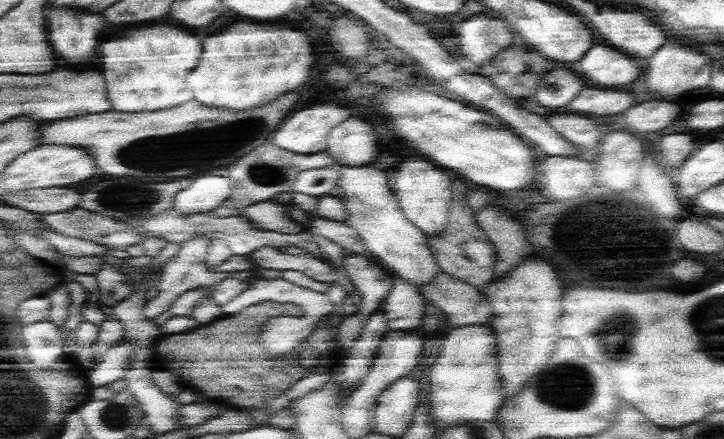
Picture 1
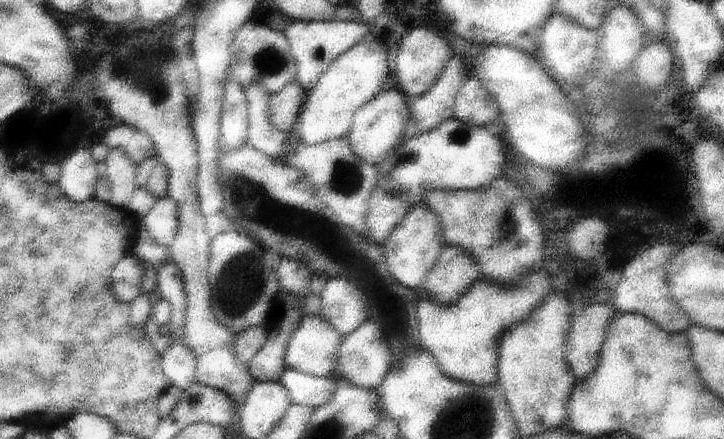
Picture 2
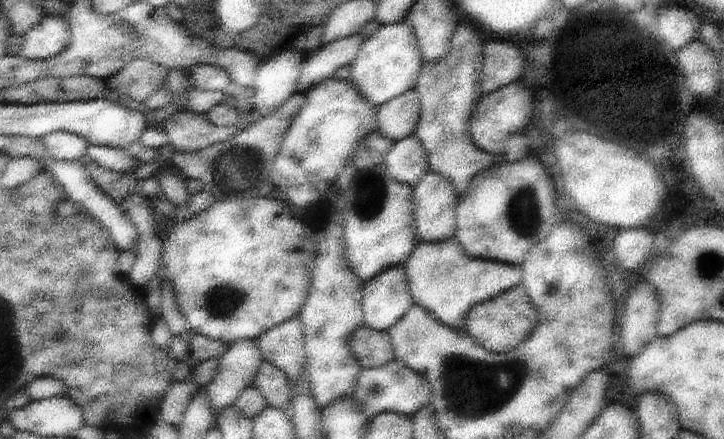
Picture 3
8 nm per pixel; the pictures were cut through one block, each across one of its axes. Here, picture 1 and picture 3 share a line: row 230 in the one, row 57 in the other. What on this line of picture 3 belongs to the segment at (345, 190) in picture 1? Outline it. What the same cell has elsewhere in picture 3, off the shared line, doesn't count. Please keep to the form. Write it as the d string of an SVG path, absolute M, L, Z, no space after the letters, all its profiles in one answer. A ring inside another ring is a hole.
M391 24L383 26L381 30L373 36L367 38L361 56L351 64L351 76L349 80L377 106L383 106L405 92L411 92L419 86L419 80L423 76L423 54L421 54L421 44L417 30L409 24Z

